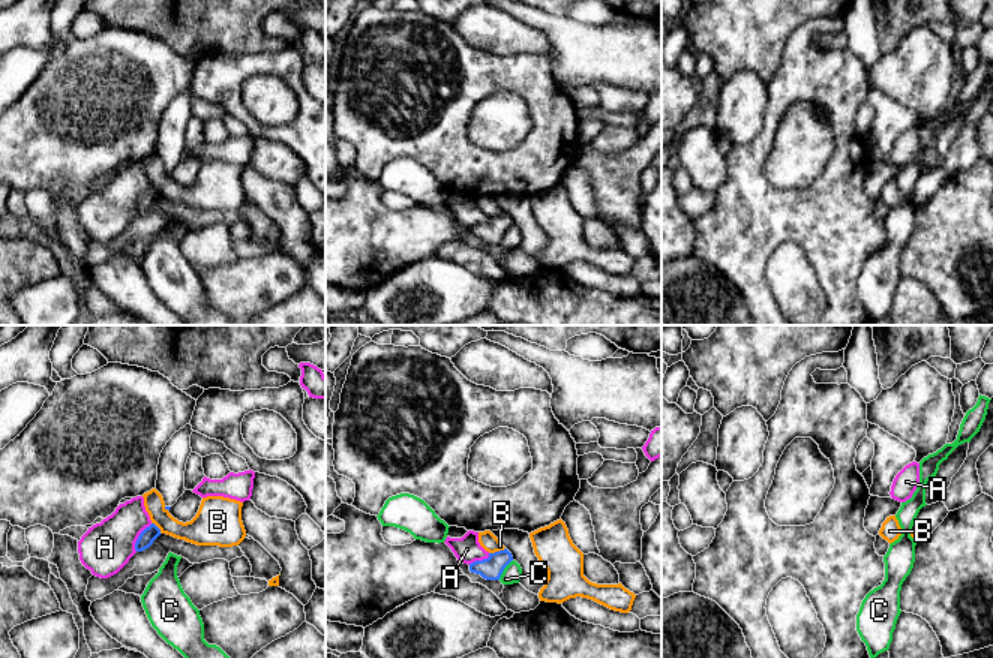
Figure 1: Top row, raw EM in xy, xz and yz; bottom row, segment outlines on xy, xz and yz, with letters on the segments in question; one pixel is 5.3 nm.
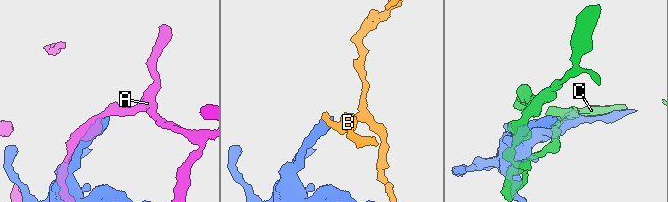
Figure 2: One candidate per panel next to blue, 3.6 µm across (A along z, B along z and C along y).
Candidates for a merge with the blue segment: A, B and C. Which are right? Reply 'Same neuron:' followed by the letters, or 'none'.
Same neuron: none

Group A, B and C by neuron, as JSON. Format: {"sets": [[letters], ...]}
{"sets": [["A"], ["B"], ["C"]]}

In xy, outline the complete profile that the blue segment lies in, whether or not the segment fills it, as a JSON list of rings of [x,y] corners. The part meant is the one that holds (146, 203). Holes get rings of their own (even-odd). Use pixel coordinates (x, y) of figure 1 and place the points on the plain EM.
[[[152,187],[140,198],[135,207],[135,214],[142,216],[148,213],[159,199],[160,199],[160,193],[154,187]]]

